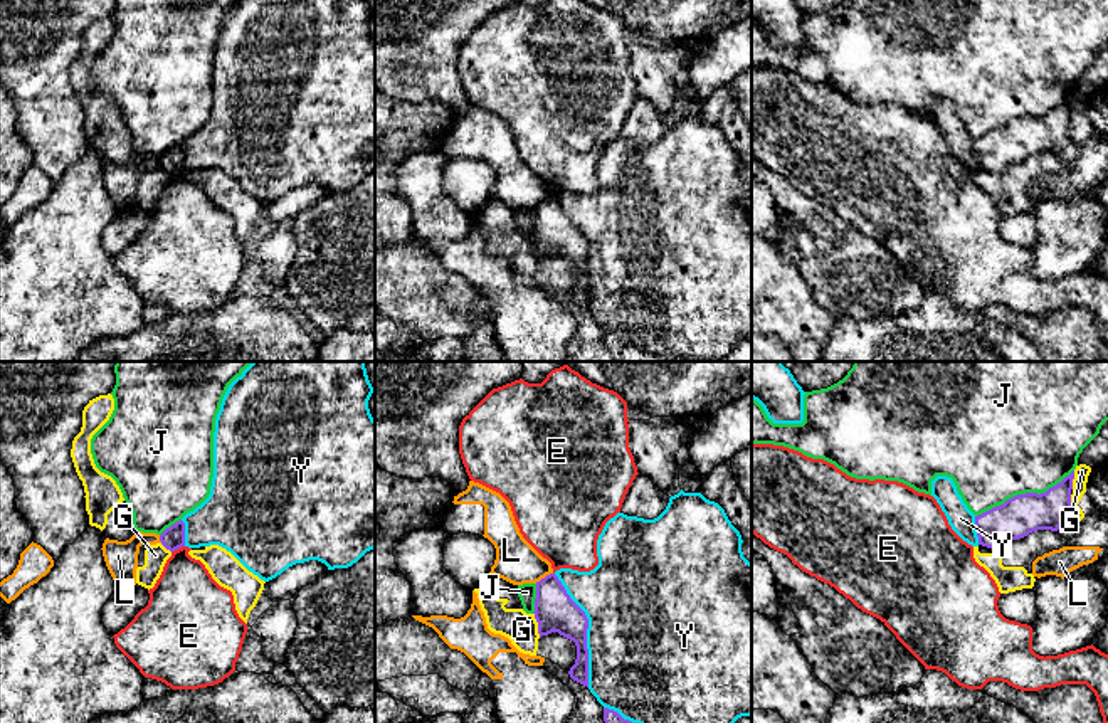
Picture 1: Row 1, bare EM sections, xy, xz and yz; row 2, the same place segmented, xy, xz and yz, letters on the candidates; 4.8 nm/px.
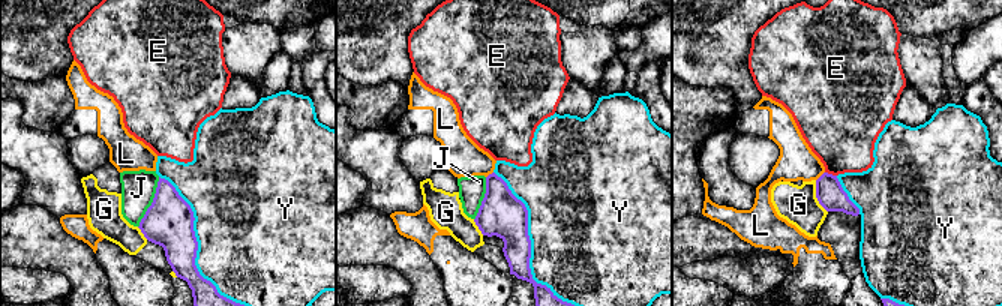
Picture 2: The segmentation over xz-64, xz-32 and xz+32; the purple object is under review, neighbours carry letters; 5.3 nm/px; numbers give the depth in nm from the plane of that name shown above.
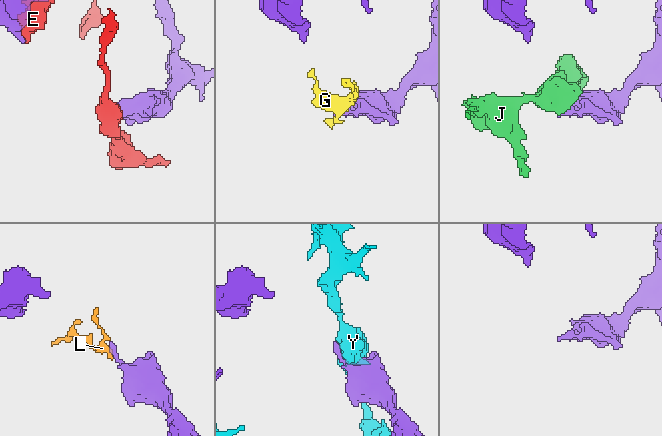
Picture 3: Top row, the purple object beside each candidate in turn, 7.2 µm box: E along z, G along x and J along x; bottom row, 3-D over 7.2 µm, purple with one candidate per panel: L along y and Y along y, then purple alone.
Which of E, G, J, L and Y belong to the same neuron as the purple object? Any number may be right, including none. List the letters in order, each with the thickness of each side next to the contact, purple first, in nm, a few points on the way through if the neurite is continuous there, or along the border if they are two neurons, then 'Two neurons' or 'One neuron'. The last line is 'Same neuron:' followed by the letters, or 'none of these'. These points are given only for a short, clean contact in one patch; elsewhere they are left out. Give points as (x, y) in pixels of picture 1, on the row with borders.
E: Thickness 110 nm (purple) against 320 nm. Two neurons
G: Thickness 190 nm (purple) against 70 nm. Two neurons
J: Thickness 190 nm (purple) against 500 nm. Two neurons
L: Thickness 190 nm (purple) against 200 nm. Boundary: xz (552, 572), (535, 582). Two neurons
Y: Thickness 190 nm (purple) against 480 nm. Two neurons
Same neuron: none of these

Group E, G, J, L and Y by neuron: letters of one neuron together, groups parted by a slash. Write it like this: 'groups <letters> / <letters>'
groups E / G / J / L / Y

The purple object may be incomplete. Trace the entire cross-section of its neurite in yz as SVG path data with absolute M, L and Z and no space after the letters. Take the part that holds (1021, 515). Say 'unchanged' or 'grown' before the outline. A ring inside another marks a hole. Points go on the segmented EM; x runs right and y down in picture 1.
unchanged; M1074 471L1046 493L1026 493L975 516L979 545L1002 548L1037 530L1058 531L1073 520L1071 489Z

